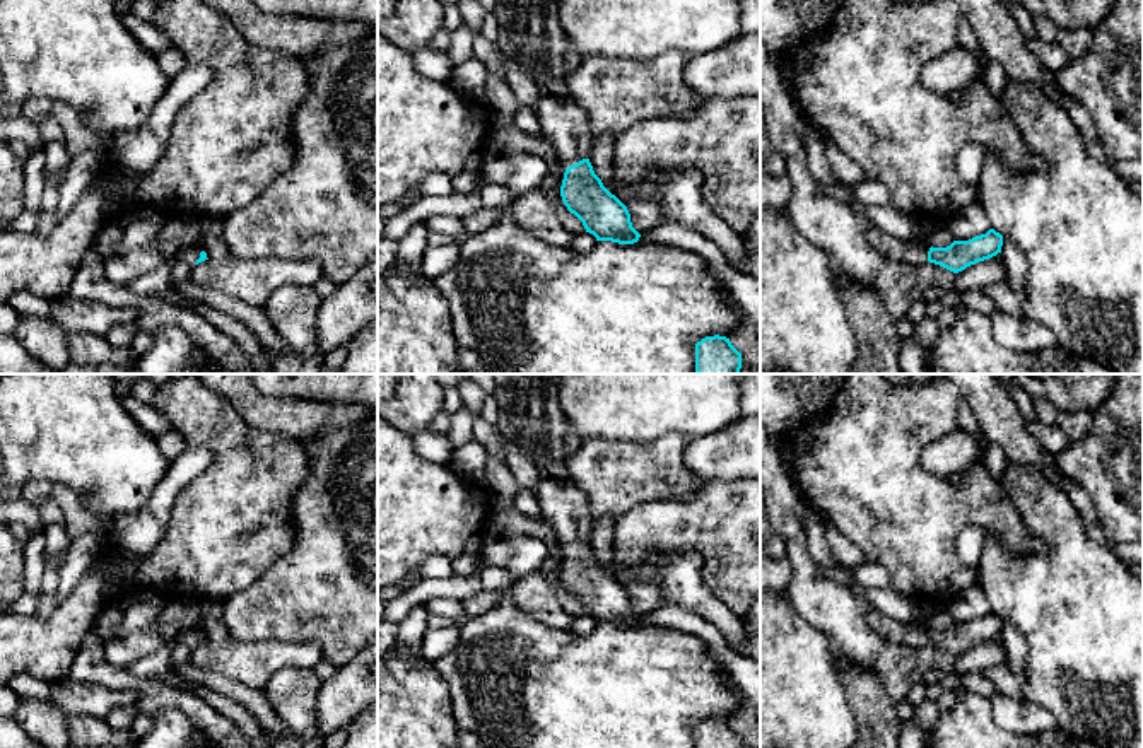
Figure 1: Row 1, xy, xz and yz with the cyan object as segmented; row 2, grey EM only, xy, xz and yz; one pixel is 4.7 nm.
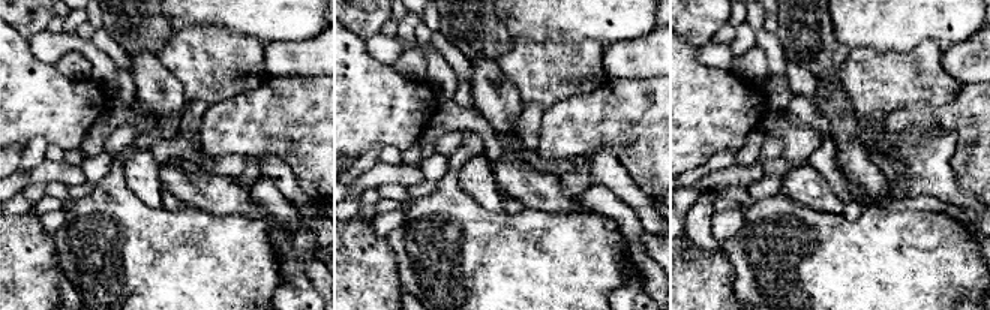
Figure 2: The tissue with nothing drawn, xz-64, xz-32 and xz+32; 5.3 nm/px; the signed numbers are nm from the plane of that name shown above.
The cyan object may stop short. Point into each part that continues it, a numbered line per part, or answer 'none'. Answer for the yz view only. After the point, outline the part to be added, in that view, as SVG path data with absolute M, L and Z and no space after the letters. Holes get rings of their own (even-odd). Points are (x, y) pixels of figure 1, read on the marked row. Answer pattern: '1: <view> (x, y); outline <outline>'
1: yz (889, 246); outline M875 225L866 232L868 241L885 256L909 263L919 265L928 261L928 248L914 246L899 239L894 239Z

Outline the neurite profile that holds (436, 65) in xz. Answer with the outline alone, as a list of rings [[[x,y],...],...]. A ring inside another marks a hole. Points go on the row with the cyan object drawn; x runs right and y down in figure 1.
[[[429,46],[412,56],[415,72],[437,82],[446,82],[454,67],[448,51],[437,51]]]

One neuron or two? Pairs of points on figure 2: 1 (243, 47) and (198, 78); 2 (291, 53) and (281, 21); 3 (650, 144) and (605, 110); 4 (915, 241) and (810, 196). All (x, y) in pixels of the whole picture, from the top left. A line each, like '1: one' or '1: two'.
1: one
2: two
3: one
4: two

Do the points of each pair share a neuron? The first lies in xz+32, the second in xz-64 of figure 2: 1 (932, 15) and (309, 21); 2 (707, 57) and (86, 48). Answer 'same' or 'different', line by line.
1: same
2: same

